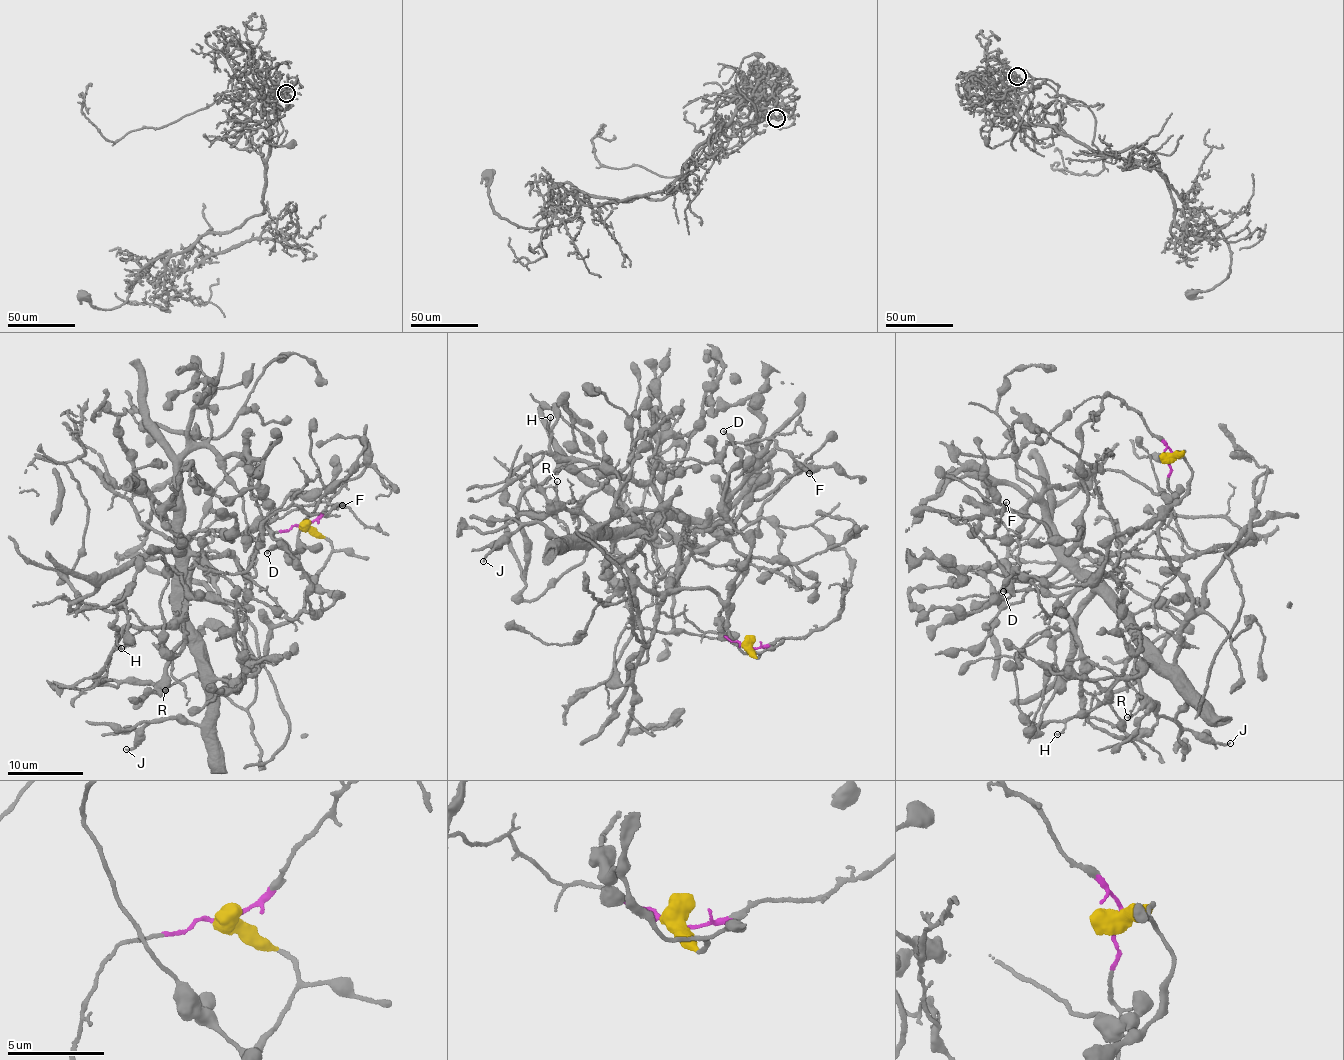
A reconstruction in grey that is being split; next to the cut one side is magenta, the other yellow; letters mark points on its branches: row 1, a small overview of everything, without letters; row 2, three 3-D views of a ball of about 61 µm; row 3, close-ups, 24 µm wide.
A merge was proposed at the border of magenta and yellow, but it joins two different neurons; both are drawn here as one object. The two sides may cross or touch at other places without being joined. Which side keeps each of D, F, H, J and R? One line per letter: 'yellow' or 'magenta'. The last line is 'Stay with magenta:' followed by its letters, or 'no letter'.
D: yellow
F: magenta
H: magenta
J: yellow
R: yellow
Stay with magenta: F, H

